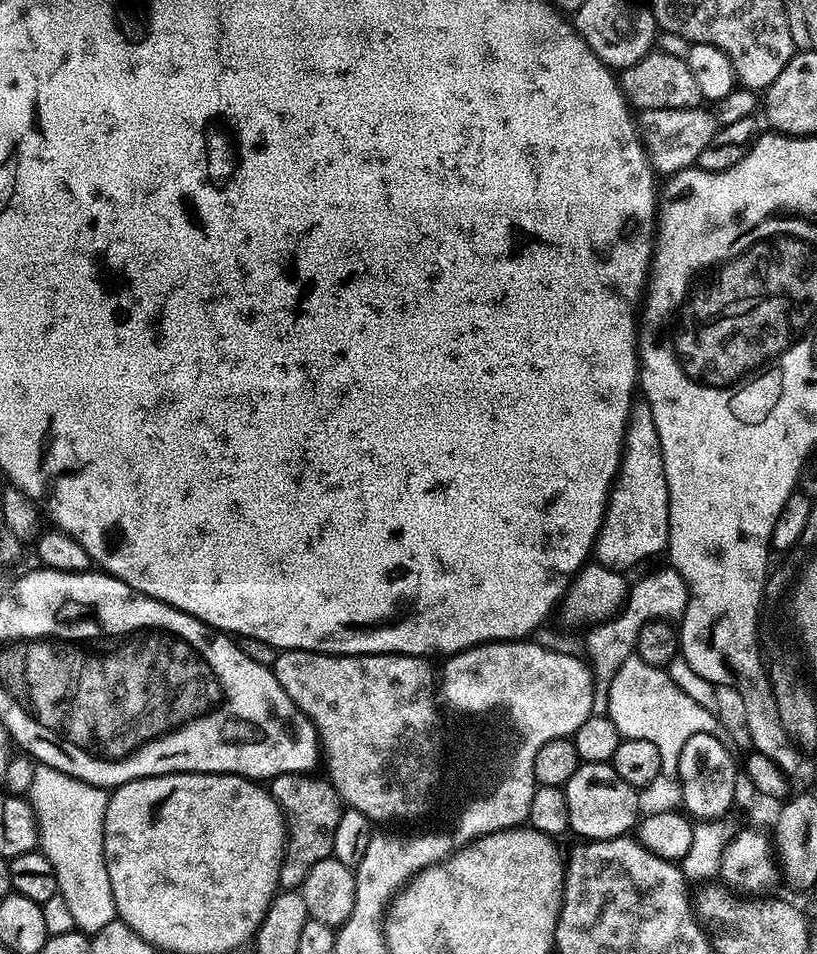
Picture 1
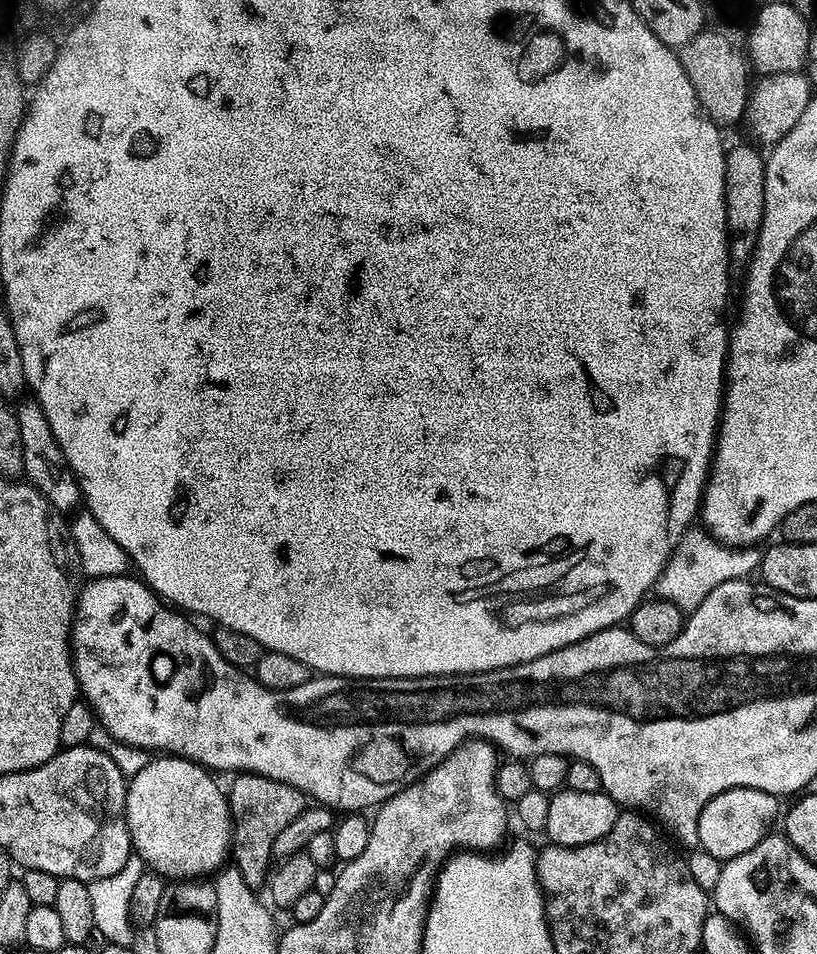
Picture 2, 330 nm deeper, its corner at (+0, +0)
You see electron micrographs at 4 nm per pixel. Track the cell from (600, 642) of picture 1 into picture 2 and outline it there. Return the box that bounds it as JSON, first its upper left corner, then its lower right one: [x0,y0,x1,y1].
[655,526,761,614]

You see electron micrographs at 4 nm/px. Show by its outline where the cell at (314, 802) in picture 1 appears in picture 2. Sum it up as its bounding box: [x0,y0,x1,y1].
[226,772,306,878]

